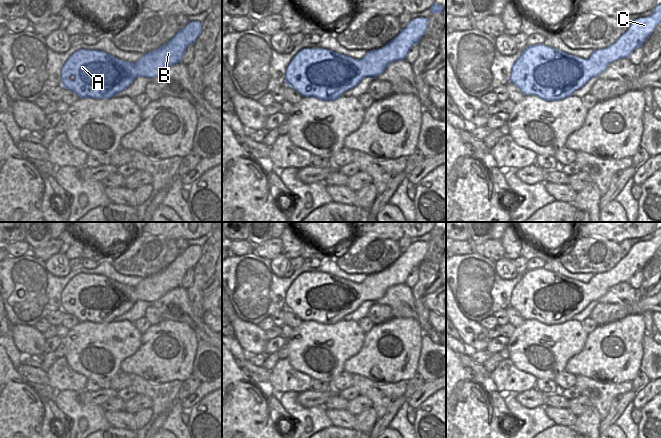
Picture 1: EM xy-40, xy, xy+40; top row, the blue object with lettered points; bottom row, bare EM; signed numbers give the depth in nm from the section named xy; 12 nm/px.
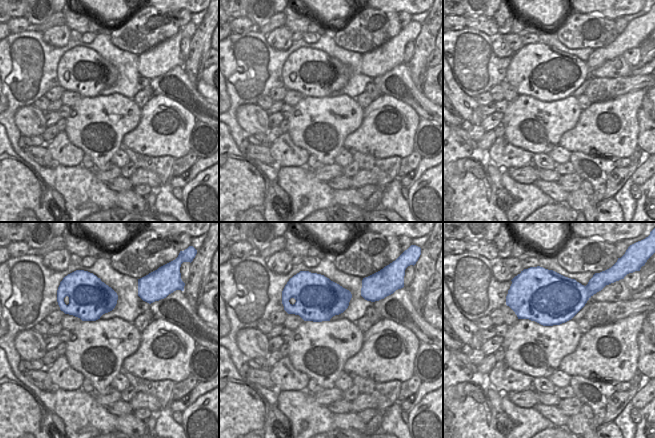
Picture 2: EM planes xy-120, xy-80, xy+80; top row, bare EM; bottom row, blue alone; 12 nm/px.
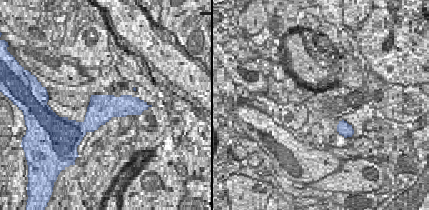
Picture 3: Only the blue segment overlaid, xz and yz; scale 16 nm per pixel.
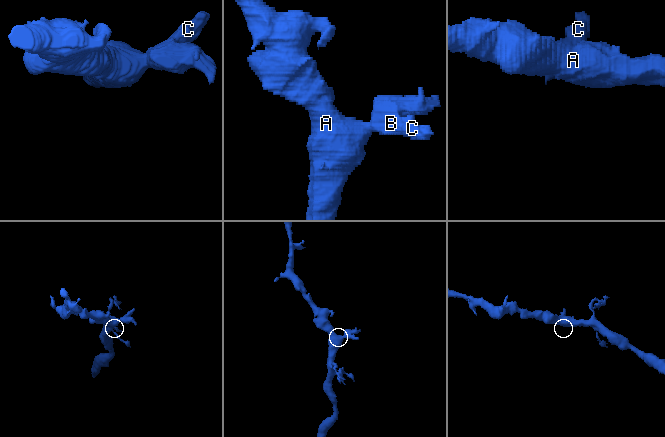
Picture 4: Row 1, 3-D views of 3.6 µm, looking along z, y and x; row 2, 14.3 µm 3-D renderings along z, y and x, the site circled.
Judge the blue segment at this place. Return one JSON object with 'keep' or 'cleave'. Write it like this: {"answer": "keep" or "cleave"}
{"answer": "keep"}

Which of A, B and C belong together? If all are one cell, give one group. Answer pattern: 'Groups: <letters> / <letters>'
Groups: A B C

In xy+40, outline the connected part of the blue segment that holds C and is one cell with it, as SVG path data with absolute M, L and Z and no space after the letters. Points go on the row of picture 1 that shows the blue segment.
M661 4L653 8L650 16L634 20L615 43L604 49L594 50L588 59L567 54L544 44L527 46L513 64L509 82L517 86L525 96L535 95L545 101L559 101L571 97L591 78L604 72L612 62L628 58L634 50L642 47L660 22Z

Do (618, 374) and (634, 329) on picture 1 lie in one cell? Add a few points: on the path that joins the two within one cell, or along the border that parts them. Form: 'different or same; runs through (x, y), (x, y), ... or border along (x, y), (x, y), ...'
same; runs through (618, 363), (618, 360), (627, 350), (627, 340)

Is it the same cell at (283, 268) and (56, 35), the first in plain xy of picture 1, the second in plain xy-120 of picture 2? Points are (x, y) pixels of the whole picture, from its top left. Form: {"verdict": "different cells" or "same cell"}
{"verdict": "same cell"}

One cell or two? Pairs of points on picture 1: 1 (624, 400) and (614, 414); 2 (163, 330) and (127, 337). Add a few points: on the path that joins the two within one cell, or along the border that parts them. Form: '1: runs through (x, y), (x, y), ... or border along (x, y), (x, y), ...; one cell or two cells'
1: runs through (621, 403), (615, 411); one cell
2: border along (142, 334), (140, 347), (131, 355); two cells

